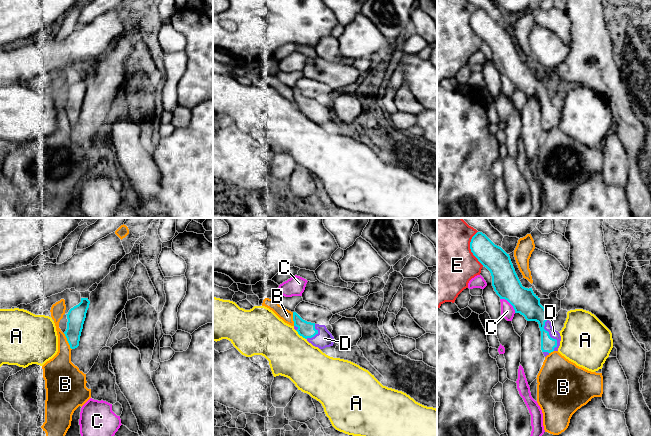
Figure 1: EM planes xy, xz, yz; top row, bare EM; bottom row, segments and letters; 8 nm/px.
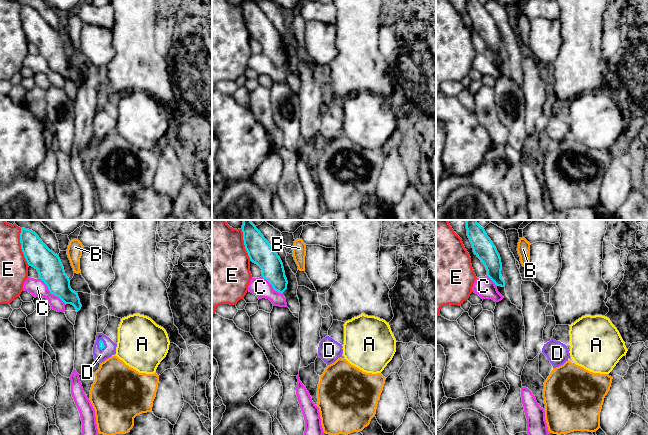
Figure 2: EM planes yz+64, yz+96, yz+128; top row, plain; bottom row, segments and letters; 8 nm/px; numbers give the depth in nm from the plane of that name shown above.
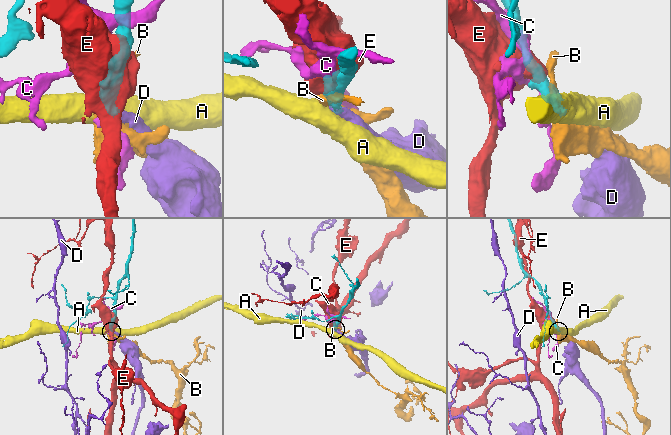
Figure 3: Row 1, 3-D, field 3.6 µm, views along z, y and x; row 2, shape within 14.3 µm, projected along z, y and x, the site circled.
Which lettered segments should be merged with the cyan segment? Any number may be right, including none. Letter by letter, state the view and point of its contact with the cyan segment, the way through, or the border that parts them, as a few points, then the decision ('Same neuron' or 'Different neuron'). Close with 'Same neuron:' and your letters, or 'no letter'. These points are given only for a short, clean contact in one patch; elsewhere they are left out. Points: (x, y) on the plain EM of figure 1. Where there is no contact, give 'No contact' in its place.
A: Touches cyan at xz (301, 111). Boundary: xz (295, 106), (306, 115). Different neuron
B: Touches cyan at xy (67, 116). Different neuron
C: Touches cyan at yz (509, 78). Different neuron
D: Touches cyan at yz (549, 112). Path across: yz (532, 86), (543, 97), (549, 112), (554, 110). Same neuron
E: Touches cyan at yz (470, 24). Different neuron
Same neuron: D

